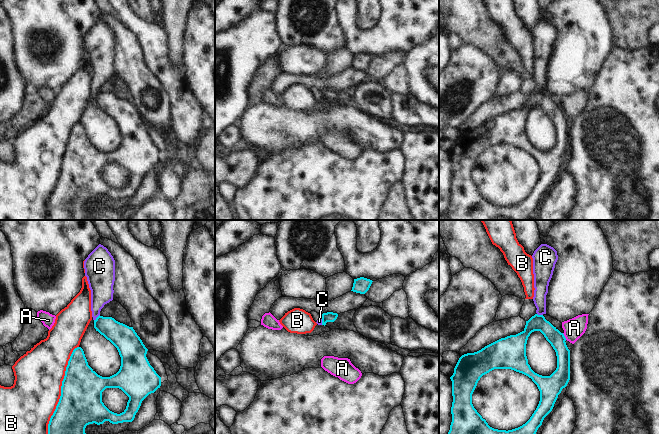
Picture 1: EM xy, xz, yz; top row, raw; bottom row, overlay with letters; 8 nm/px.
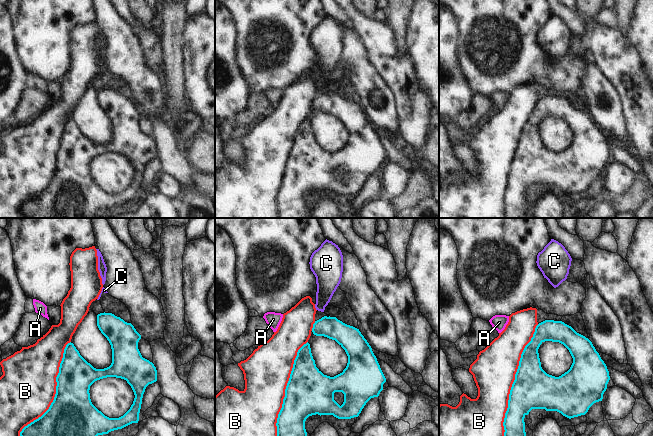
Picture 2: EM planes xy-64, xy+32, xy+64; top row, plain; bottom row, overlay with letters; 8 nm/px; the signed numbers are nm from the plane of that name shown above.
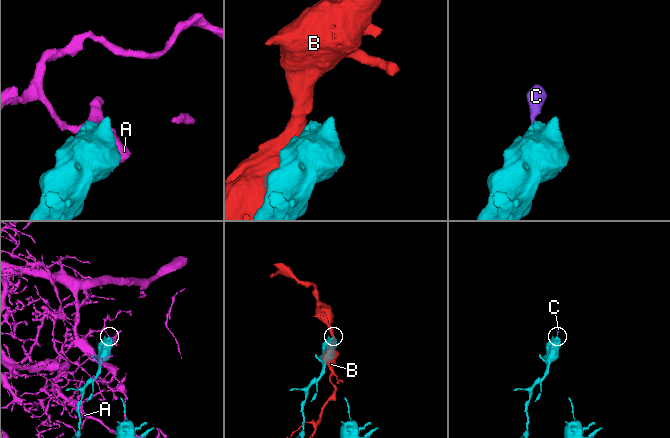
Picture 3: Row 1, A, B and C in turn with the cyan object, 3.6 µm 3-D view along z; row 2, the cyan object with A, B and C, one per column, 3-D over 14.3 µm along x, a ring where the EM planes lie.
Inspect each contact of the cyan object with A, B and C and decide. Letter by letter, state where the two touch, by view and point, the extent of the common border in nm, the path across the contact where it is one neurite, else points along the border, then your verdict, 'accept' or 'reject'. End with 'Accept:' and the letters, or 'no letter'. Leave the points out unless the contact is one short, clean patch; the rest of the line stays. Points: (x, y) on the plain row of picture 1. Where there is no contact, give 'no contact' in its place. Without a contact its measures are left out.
A: contact yz (564, 112); length 70 nm; reject
B: contact xy (61, 170); length 800 nm; reject
C: contact xy (97, 93); length 70 nm; border xy (99, 90), (94, 96); reject
Accept: no letter

